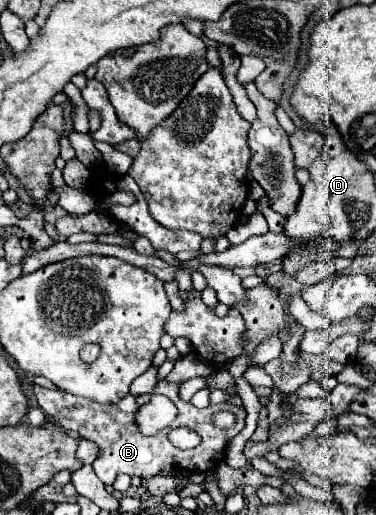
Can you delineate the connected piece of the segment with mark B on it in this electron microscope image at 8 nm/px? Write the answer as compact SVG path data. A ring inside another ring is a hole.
M160 381L154 387L154 393L166 395L178 407L178 417L172 421L172 425L166 431L162 431L162 433L158 433L154 437L144 437L136 429L136 425L134 425L134 411L142 403L150 401L150 395L140 395L140 397L126 395L116 405L100 405L100 403L90 401L90 399L72 395L72 393L44 389L44 387L38 387L38 385L34 385L34 393L36 393L36 399L38 399L40 409L46 413L48 419L52 419L56 425L60 425L66 431L80 433L82 437L94 441L100 447L102 459L94 461L92 467L94 467L96 475L104 483L114 483L116 475L120 475L120 473L138 475L138 477L146 479L146 477L158 475L164 469L176 469L176 467L178 469L192 471L192 473L204 473L204 471L208 471L208 463L216 463L216 461L222 461L224 459L224 443L226 443L226 439L232 439L234 435L238 435L244 429L244 419L246 419L246 411L242 407L234 405L234 403L220 403L220 405L208 405L206 409L196 409L192 403L180 401L180 397L178 397L178 385L172 385L168 381ZM220 411L234 413L236 415L236 423L232 427L228 427L228 429L218 429L218 427L210 425L208 421L212 421L214 413L220 413ZM176 427L194 429L202 437L202 445L198 445L194 449L186 449L186 451L176 449L168 441L168 431L170 429L176 429Z

